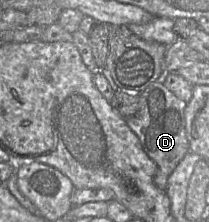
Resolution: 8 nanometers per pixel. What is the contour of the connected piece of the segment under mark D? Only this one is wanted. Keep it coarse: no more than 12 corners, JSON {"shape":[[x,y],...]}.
{"shape":[[162,81],[126,119],[156,163],[155,185],[189,152],[186,104]]}

